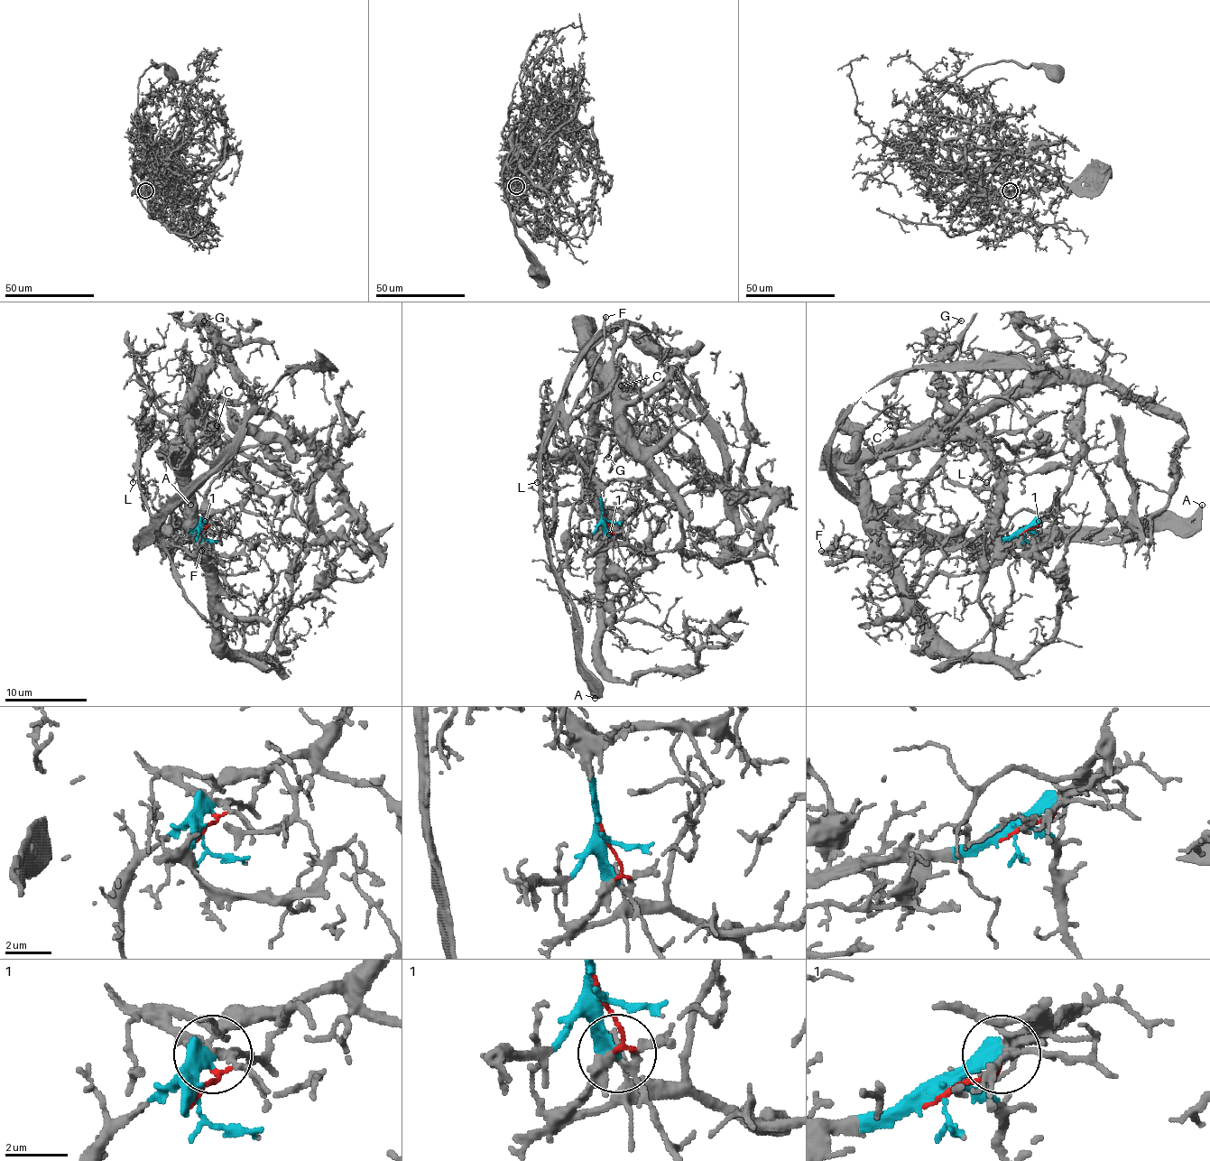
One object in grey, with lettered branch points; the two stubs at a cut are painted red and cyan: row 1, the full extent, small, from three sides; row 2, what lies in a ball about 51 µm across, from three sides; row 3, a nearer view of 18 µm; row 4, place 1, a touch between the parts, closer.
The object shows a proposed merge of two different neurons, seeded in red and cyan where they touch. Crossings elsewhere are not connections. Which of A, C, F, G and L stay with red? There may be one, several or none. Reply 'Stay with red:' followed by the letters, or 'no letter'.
Stay with red: C, G

